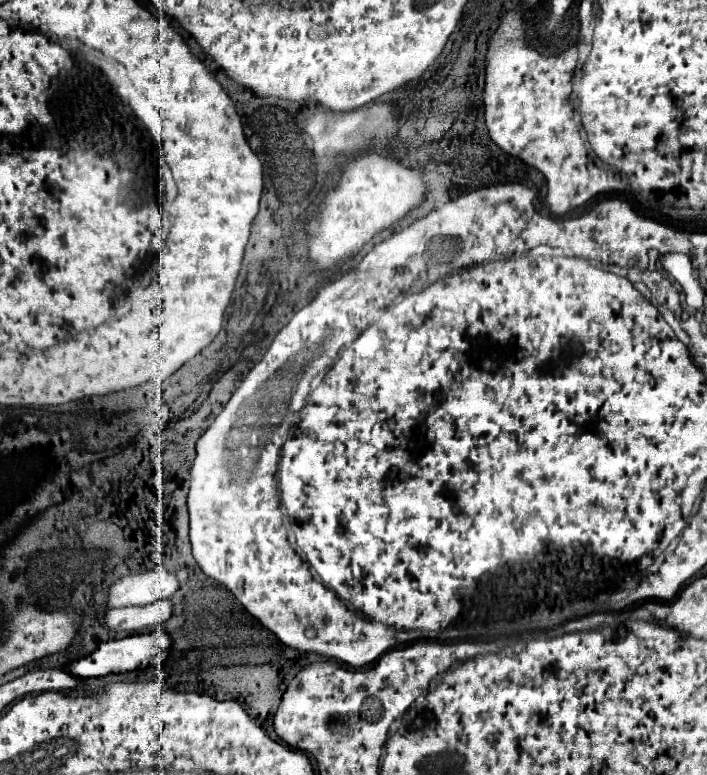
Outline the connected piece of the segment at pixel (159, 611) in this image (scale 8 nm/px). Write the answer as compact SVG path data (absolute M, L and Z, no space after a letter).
M156 600L150 606L126 606L112 608L106 614L106 626L112 630L144 632L152 626L162 626L172 616L172 600Z

